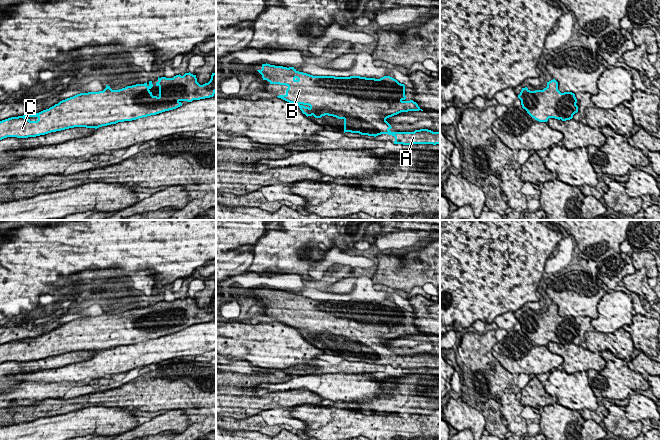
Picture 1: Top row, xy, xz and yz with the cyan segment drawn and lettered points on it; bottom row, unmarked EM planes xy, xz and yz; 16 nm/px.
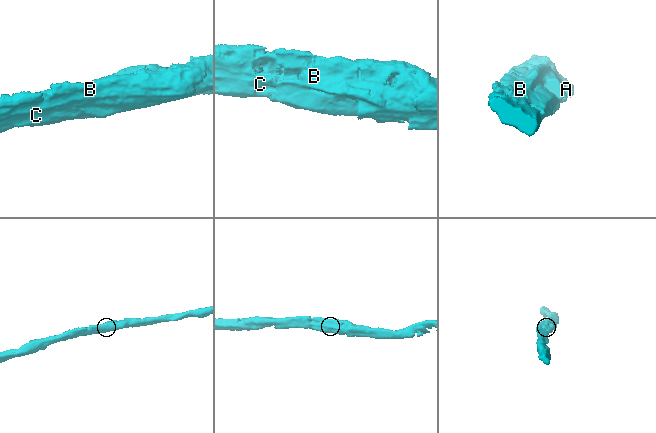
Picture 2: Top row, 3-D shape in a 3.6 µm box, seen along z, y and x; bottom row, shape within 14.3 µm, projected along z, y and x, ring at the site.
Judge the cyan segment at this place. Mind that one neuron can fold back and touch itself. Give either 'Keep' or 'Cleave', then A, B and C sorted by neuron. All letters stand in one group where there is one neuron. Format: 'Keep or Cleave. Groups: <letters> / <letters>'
Keep. Groups: A B C

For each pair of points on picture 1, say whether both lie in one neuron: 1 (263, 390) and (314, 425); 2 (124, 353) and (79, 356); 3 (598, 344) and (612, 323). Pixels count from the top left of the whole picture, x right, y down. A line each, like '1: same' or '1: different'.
1: different
2: different
3: different

